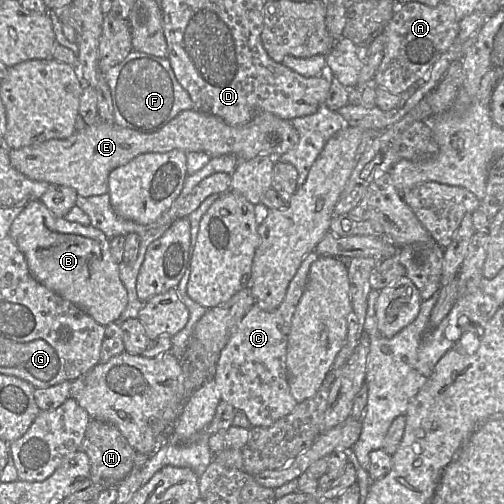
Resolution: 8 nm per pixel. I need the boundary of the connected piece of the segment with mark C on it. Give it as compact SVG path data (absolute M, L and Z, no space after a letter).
M313 251L303 259L289 283L284 300L275 310L265 311L254 304L220 354L214 381L221 400L244 412L252 427L270 427L291 413L297 405L287 380L288 335L293 314L307 283L310 266L319 257Z

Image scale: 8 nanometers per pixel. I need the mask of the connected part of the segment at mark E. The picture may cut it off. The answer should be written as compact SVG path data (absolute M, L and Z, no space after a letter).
M188 109L154 132L139 132L98 120L65 139L10 149L9 159L15 169L32 180L69 186L77 195L89 197L107 193L110 172L140 154L182 150L185 153L205 152L210 157L231 154L243 161L258 155L279 157L293 149L298 141L299 134L290 121L267 111L258 112L246 124L231 126L214 115Z

